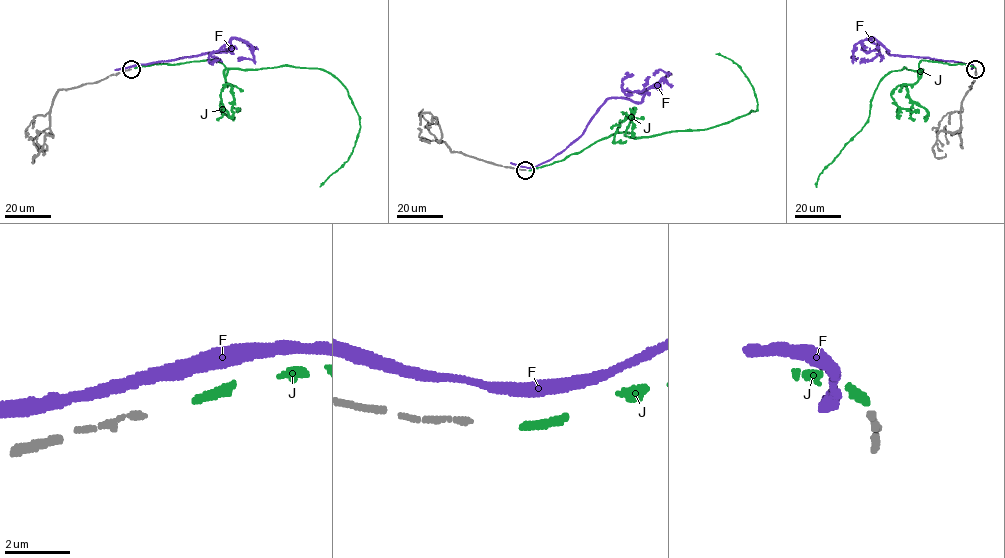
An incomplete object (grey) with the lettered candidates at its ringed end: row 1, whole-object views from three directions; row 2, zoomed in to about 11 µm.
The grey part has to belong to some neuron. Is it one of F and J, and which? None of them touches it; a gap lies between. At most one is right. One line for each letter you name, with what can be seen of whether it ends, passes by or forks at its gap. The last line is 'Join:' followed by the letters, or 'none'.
J: it ends
Join: J

